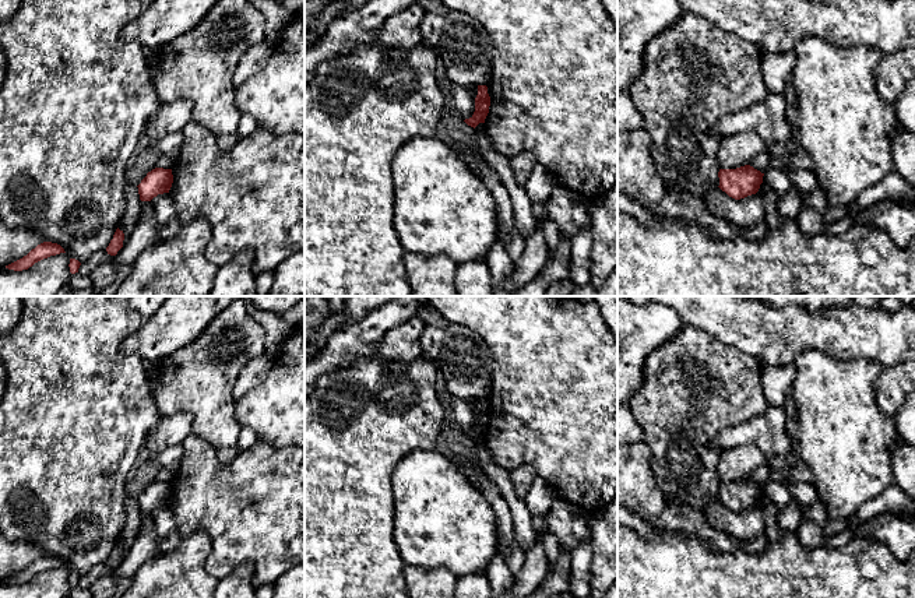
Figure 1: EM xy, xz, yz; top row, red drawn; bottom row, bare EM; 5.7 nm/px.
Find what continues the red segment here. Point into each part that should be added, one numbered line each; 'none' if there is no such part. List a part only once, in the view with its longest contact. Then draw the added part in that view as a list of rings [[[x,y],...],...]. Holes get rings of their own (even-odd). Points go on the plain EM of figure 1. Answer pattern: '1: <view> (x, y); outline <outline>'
none

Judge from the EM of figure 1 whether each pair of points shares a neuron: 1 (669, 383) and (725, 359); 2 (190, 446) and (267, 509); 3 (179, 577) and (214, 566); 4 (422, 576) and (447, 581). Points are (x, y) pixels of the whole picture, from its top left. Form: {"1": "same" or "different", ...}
{"1": "same", "2": "same", "3": "different", "4": "same"}

